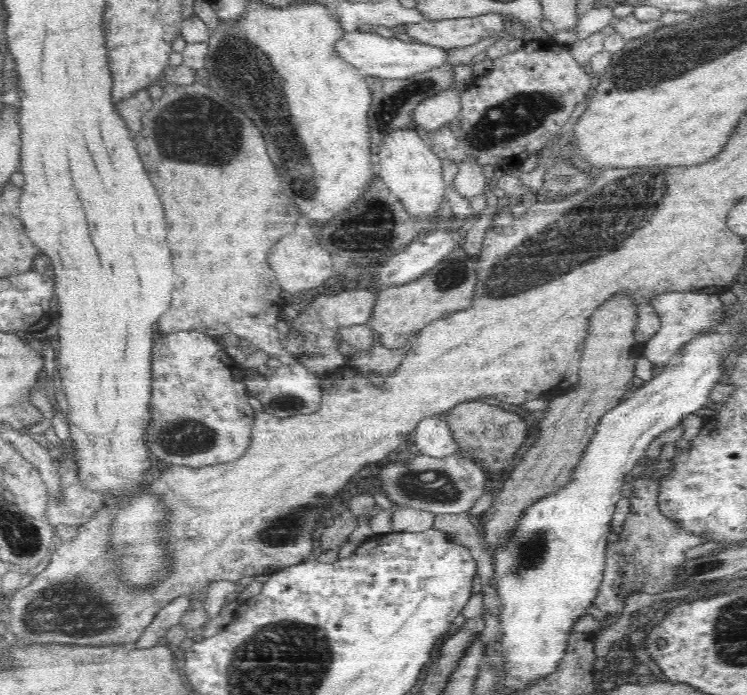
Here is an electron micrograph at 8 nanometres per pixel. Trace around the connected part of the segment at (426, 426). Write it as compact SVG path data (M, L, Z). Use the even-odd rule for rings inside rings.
M443 416L426 417L415 428L412 439L416 448L428 456L440 458L461 452Z

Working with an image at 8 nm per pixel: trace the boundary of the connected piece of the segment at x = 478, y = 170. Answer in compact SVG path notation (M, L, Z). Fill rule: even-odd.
M466 159L458 165L458 172L453 180L453 188L467 199L484 194L490 182L484 177L484 170L474 159Z

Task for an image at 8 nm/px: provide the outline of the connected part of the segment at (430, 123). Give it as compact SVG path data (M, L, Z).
M451 87L423 99L412 112L414 126L420 126L427 132L436 132L438 128L449 124L460 114L460 93Z

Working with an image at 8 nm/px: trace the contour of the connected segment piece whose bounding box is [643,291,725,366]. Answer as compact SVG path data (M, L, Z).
M668 292L656 296L654 300L650 300L650 304L656 308L662 326L654 336L644 342L643 356L646 356L650 362L654 362L656 366L667 364L686 342L690 342L696 334L714 326L725 316L723 304L717 293Z

